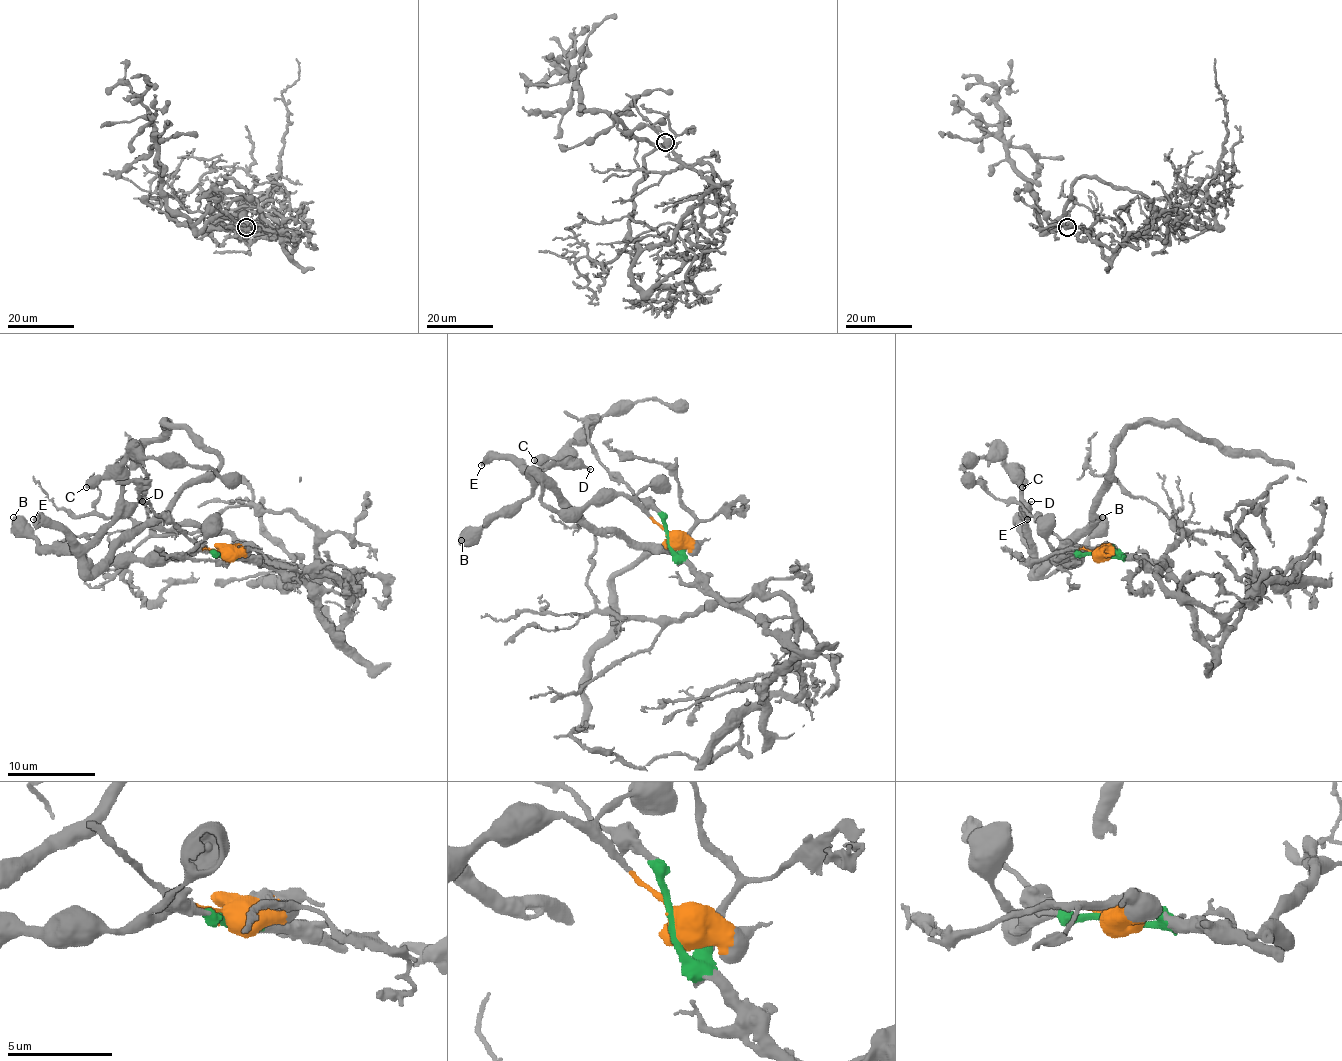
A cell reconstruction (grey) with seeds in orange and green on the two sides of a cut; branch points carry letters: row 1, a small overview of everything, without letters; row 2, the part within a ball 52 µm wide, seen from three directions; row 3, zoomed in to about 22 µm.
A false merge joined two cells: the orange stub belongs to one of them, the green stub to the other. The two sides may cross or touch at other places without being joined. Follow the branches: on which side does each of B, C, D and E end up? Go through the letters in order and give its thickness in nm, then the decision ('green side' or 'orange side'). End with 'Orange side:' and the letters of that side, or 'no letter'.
B: calibre 700 nm; orange side
C: calibre 600 nm; orange side
D: calibre 170 nm; orange side
E: calibre 440 nm; orange side
Orange side: B, C, D, E

